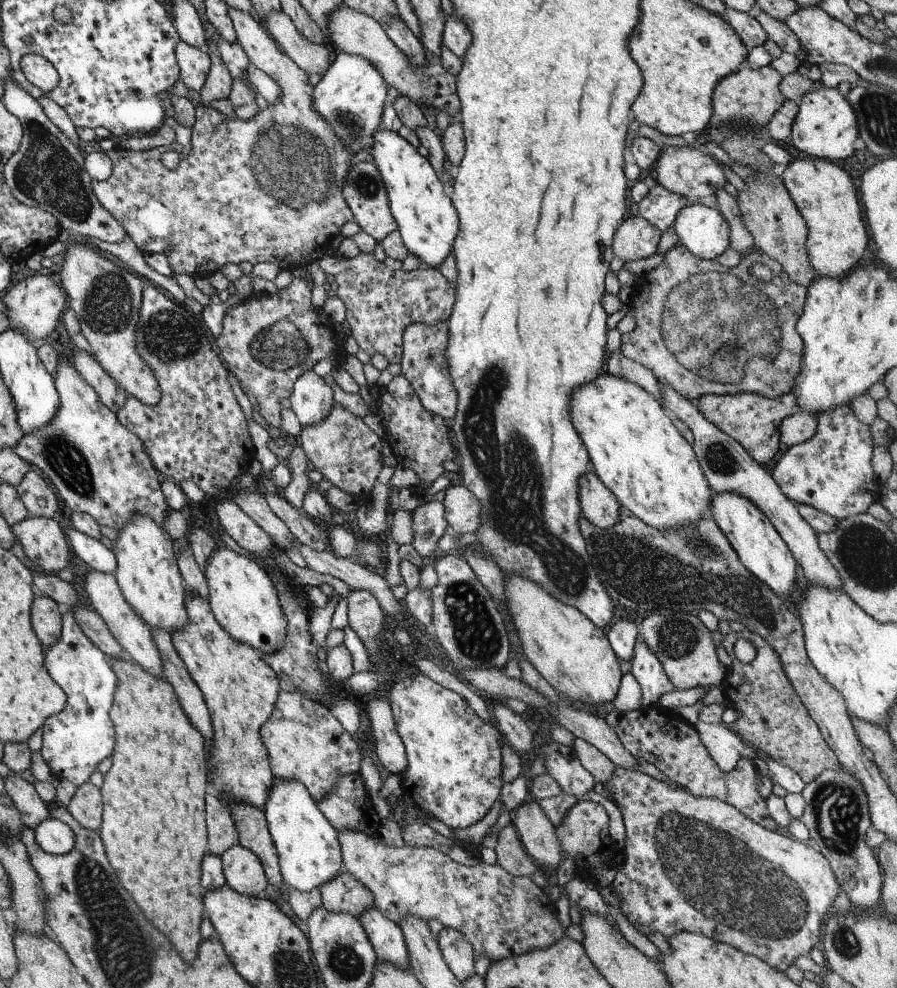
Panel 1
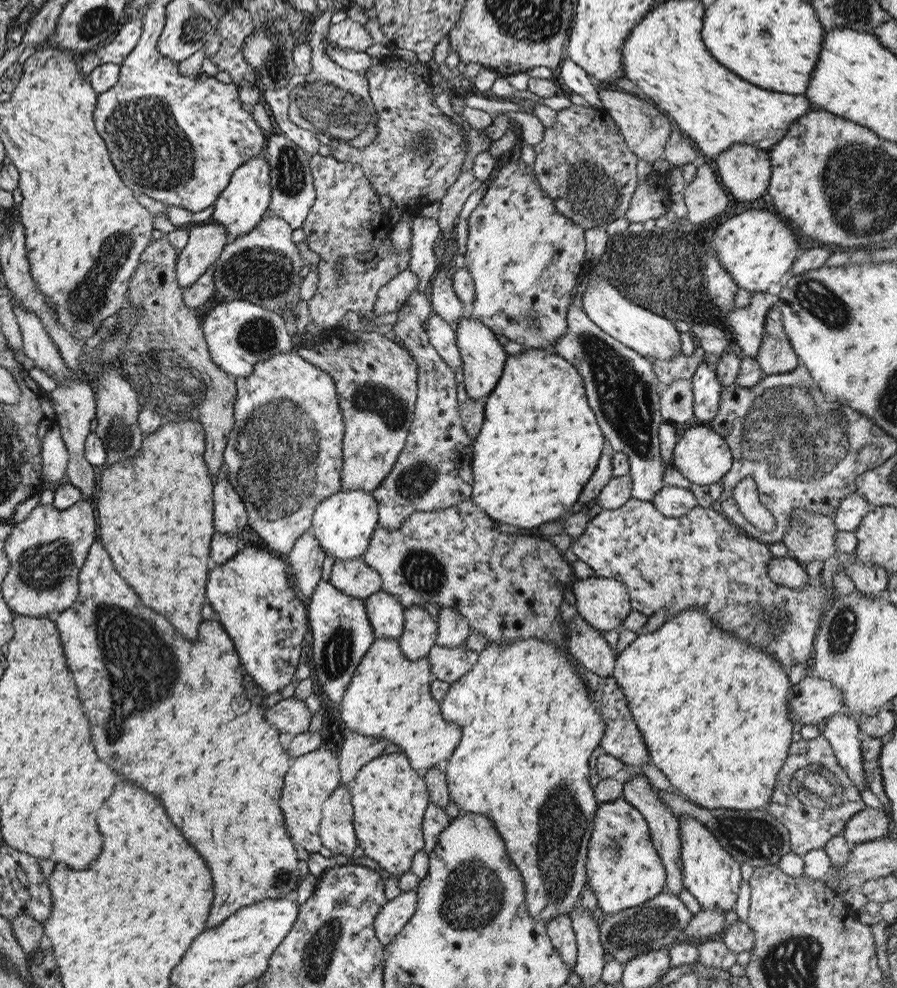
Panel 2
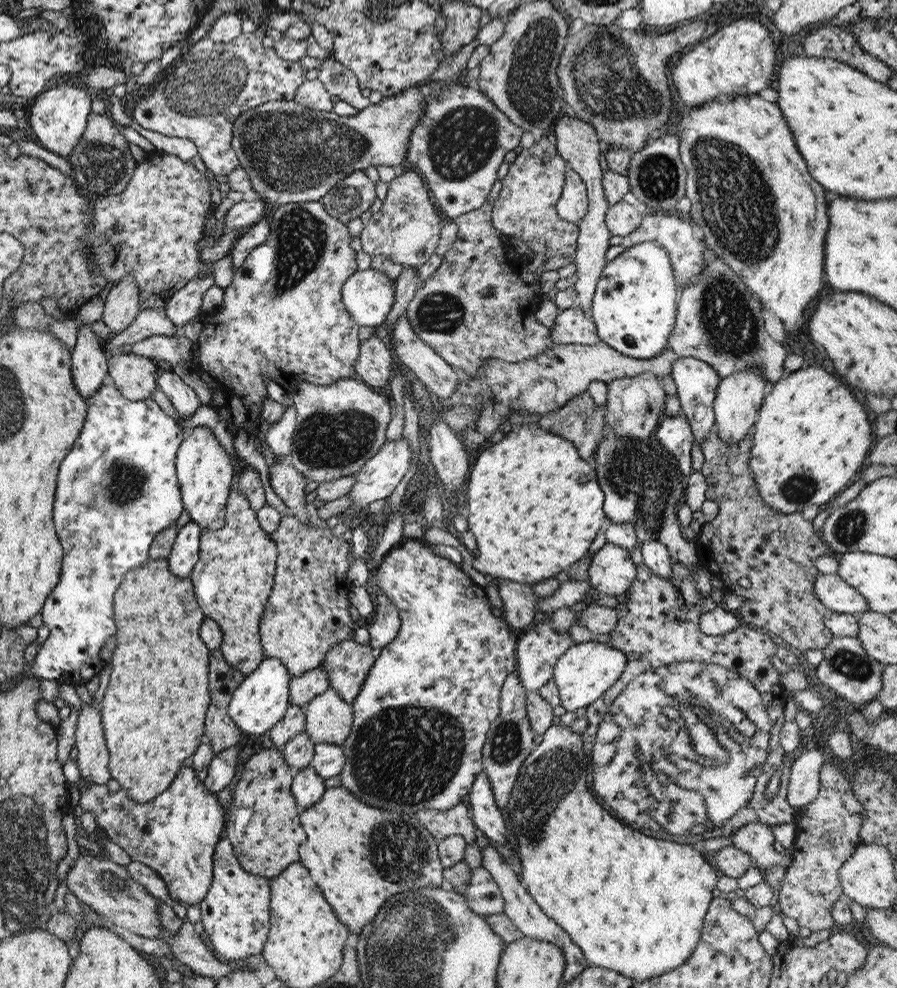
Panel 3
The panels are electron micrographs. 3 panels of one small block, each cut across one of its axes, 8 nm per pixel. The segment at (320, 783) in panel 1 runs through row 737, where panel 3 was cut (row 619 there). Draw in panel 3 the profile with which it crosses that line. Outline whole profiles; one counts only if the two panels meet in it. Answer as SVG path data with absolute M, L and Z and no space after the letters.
M288 509L270 539L276 547L276 566L271 593L265 601L258 632L264 658L277 658L287 668L289 676L295 678L319 666L329 647L351 638L357 628L357 622L350 620L348 612L348 594L352 584L345 574L347 561L354 561L350 556L351 543L344 536L332 536L329 531L317 529L310 526L310 523L301 527Z

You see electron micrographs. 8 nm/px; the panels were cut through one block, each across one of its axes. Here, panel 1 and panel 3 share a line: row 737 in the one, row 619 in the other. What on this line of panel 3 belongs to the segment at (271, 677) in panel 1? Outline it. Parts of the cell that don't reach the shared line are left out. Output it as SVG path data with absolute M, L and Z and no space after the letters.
M239 490L229 491L226 501L224 526L220 530L201 530L198 545L198 560L191 570L188 578L193 586L193 594L203 616L213 618L221 632L221 646L219 651L223 654L225 662L247 676L253 672L264 658L263 648L258 632L260 618L263 616L265 601L271 593L273 573L276 566L276 547L270 536L264 534L256 522L254 510L249 509L246 499Z

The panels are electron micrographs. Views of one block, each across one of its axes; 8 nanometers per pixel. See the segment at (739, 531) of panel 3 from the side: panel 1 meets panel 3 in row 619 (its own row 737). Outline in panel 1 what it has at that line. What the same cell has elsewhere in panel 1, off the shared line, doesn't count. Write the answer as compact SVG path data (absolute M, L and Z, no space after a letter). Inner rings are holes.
M744 629L742 632L730 631L720 643L731 660L720 682L728 707L737 712L737 719L731 723L731 732L737 732L746 744L765 752L781 766L794 770L805 784L811 782L821 770L839 770L835 753L825 744L817 724L787 680L779 658L765 640ZM739 638L749 640L755 646L755 657L749 663L743 664L733 655L733 644Z

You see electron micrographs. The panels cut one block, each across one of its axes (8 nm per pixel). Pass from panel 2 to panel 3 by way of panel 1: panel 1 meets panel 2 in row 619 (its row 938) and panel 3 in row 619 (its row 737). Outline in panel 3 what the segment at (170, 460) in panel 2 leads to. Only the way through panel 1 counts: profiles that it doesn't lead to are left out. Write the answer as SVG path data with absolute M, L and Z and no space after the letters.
M148 559L144 566L131 570L123 576L115 594L113 595L113 621L116 629L115 650L111 652L111 672L109 672L109 684L103 691L103 697L99 706L101 714L101 726L103 726L103 736L108 750L108 772L110 778L117 781L120 788L125 788L127 796L141 804L152 800L157 794L163 792L165 788L173 782L175 774L181 769L181 766L187 764L191 754L197 750L201 740L203 739L203 714L210 703L209 694L207 694L207 660L209 660L209 650L201 644L199 636L197 636L197 628L201 624L201 610L195 602L193 594L193 586L189 578L175 578L168 570L165 559Z

